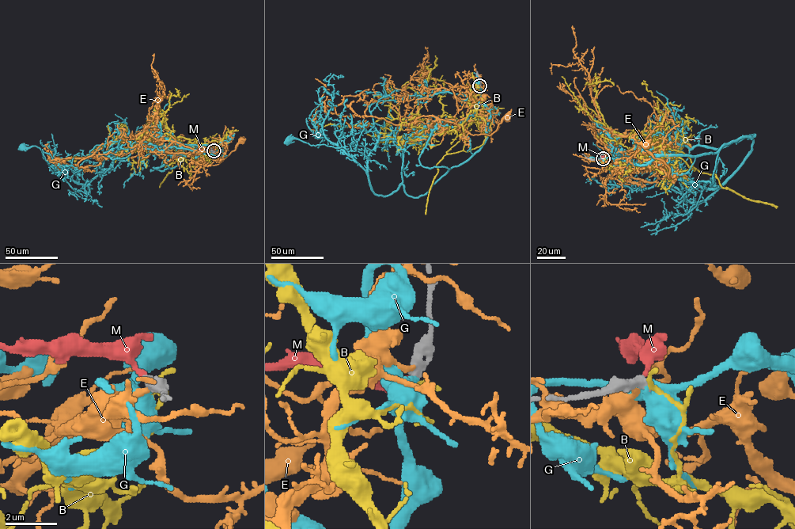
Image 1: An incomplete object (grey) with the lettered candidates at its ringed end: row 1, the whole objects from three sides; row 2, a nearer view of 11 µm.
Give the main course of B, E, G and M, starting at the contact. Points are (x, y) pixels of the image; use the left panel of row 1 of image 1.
B: (214, 151), (209, 161), (210, 152), (201, 144), (153, 135), (138, 144), (104, 145), (85, 157), (58, 157)
E: (214, 151), (208, 157), (204, 154), (191, 154), (205, 164), (217, 165), (241, 140)
G: (214, 151), (224, 156), (166, 136), (126, 135), (77, 192), (39, 148), (22, 148)
M: (213, 150), (198, 150)

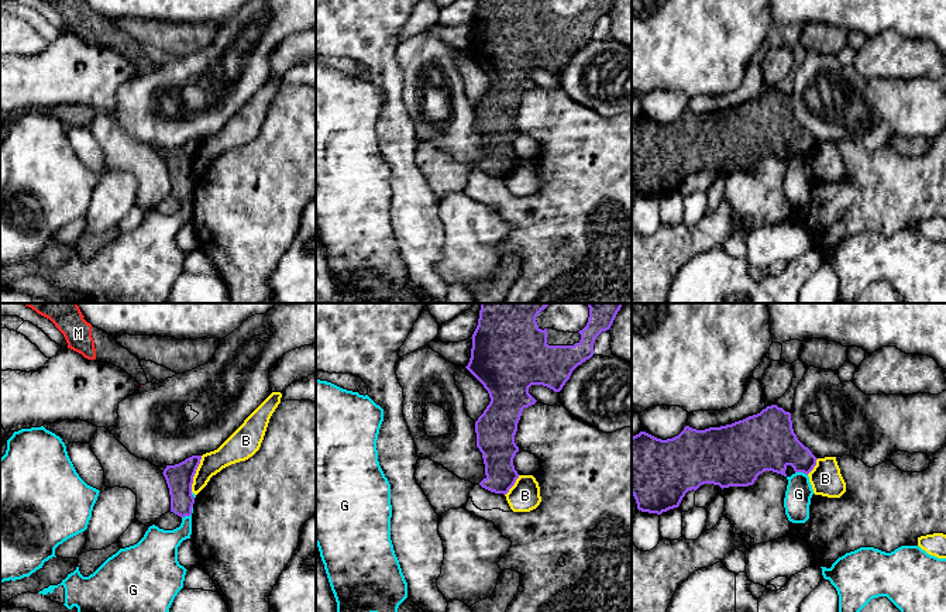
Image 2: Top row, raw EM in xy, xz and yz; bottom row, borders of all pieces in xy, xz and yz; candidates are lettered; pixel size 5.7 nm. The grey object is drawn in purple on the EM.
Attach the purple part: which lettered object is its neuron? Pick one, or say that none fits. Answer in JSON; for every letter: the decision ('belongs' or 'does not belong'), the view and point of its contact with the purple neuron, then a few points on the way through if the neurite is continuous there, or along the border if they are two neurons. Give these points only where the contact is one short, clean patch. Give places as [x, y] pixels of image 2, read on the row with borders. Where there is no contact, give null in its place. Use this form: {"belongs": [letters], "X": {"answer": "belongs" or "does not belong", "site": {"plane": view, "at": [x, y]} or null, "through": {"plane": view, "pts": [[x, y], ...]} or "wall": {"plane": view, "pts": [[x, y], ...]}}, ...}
{"belongs": ["M"], "B": {"answer": "does not belong", "site": {"plane": "xy", "at": [195, 473]}, "wall": {"plane": "xy", "pts": [[202, 456], [191, 491]]}}, "E": {"answer": "does not belong", "site": null}, "G": {"answer": "does not belong", "site": {"plane": "xy", "at": [189, 515]}, "wall": {"plane": "xy", "pts": [[192, 506], [192, 512], [182, 518]]}}, "M": {"answer": "belongs", "site": null}}

